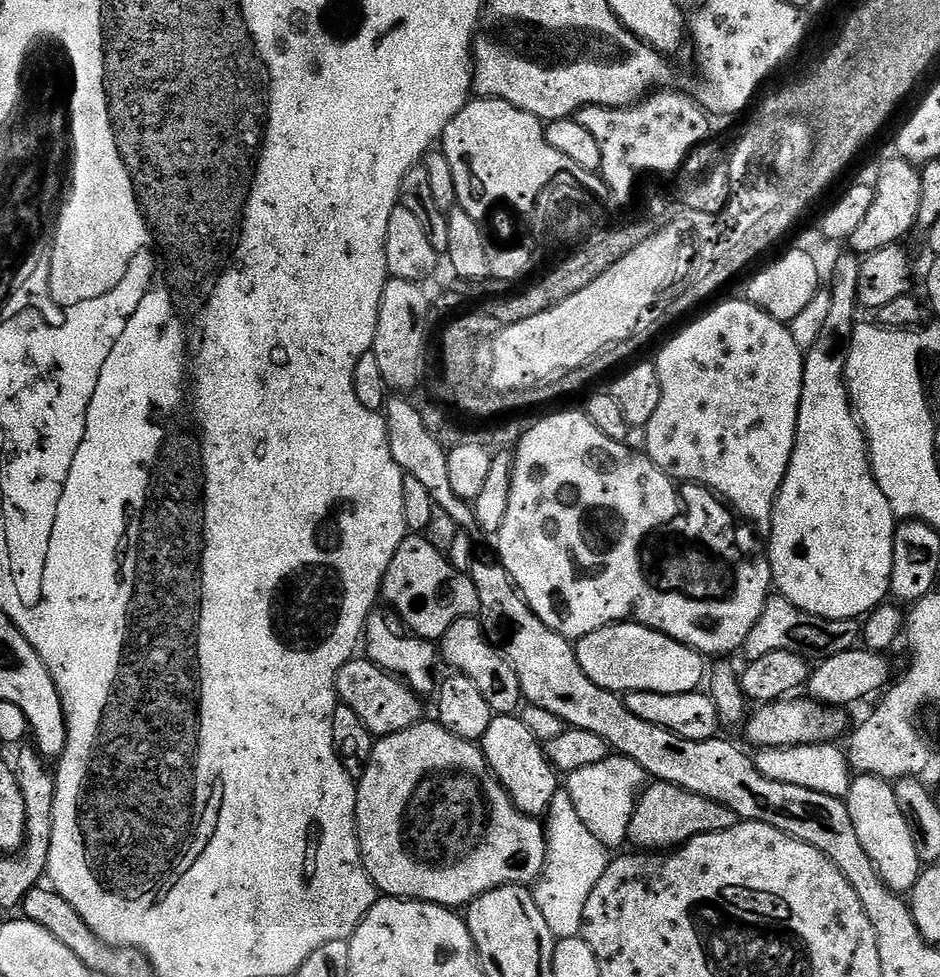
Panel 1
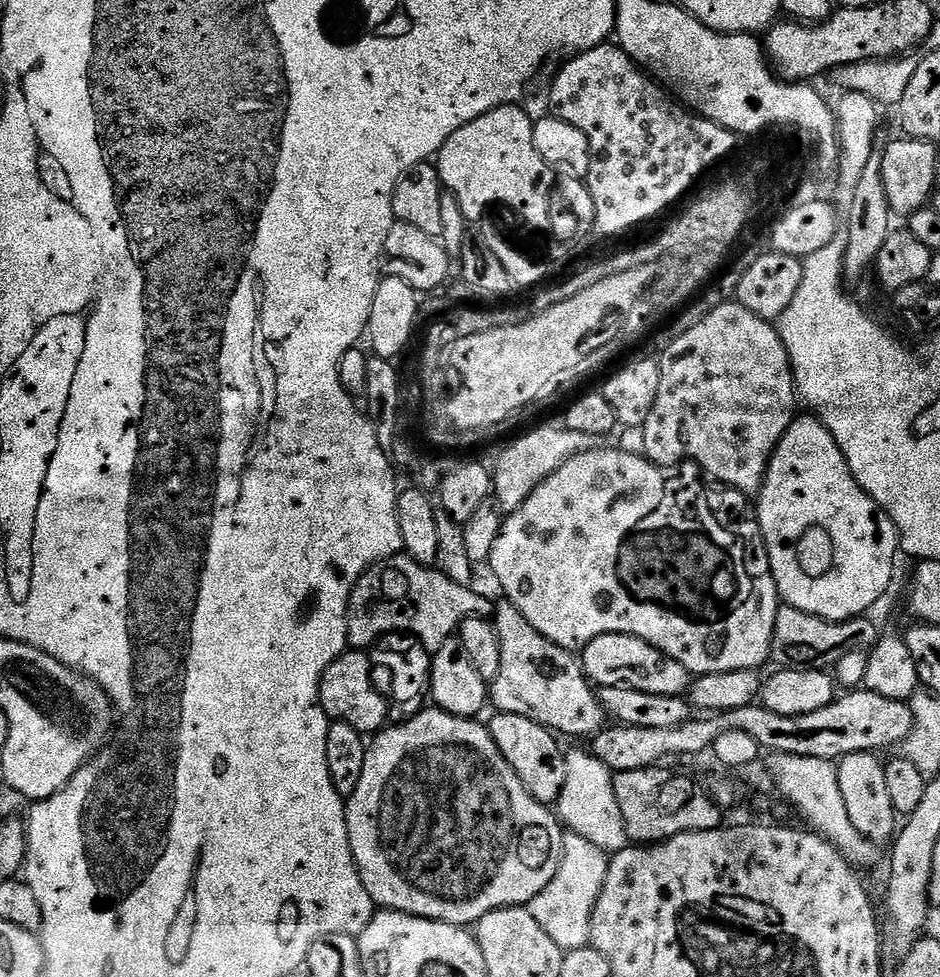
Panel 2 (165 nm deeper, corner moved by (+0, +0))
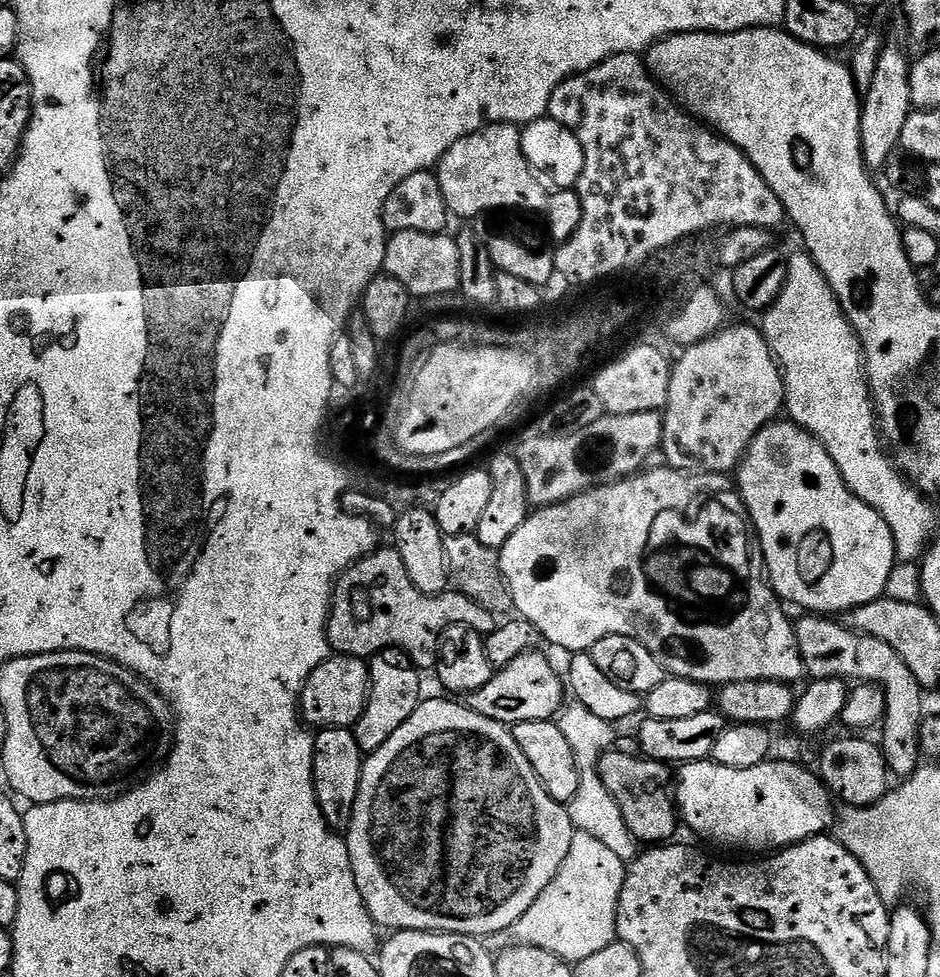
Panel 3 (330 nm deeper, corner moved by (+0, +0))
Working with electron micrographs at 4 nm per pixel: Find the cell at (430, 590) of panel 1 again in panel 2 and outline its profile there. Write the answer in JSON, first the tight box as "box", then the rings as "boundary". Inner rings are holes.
{"box":[348,555,494,654],"boundary":[[[408,555],[391,556],[382,562],[378,562],[367,572],[354,586],[354,590],[348,599],[348,643],[353,649],[368,650],[377,643],[379,636],[387,632],[409,632],[417,636],[419,647],[425,648],[429,654],[438,650],[442,642],[453,639],[457,635],[460,624],[471,616],[491,617],[494,612],[493,601],[488,601],[480,592],[475,592],[475,587],[467,584],[459,584],[446,574],[442,574],[435,566],[419,564],[411,560]]]}

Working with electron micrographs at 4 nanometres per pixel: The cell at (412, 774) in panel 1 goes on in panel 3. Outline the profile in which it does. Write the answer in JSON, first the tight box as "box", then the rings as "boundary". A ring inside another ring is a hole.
{"box":[346,699,574,938],"boundary":[[[421,699],[414,714],[410,714],[410,718],[406,718],[406,722],[402,722],[402,726],[398,726],[398,730],[394,730],[394,734],[390,734],[386,742],[382,742],[377,752],[371,753],[365,759],[358,786],[358,798],[354,802],[354,814],[346,829],[350,866],[354,870],[362,902],[366,902],[366,910],[371,914],[372,921],[381,929],[402,932],[455,932],[457,936],[485,938],[484,936],[492,936],[495,932],[507,933],[512,924],[518,922],[518,918],[522,918],[522,914],[526,914],[530,906],[534,906],[538,894],[542,894],[542,890],[550,886],[562,862],[566,862],[574,829],[567,807],[550,798],[538,774],[534,774],[534,766],[530,766],[526,754],[522,754],[518,742],[514,742],[511,727],[486,718],[455,699],[444,699],[448,700]]]}

